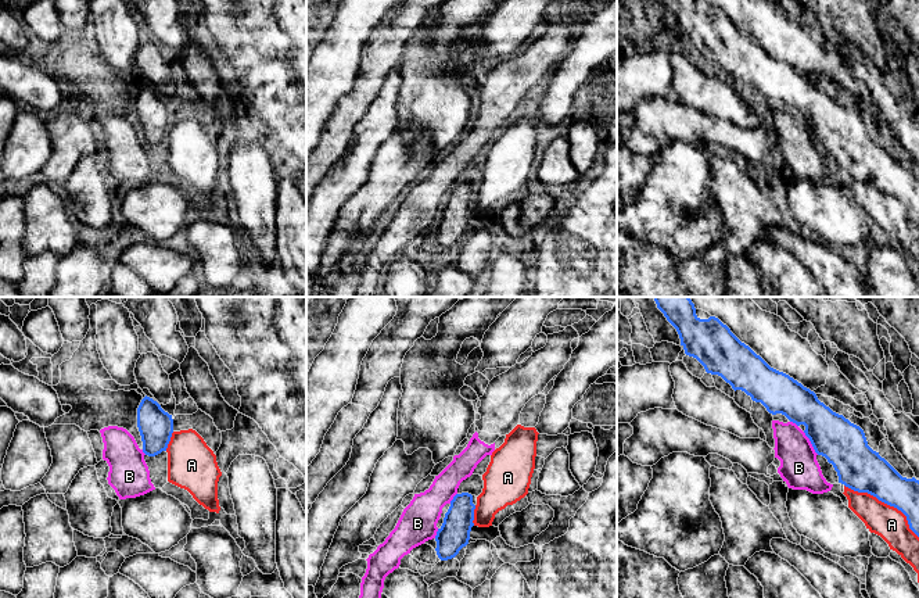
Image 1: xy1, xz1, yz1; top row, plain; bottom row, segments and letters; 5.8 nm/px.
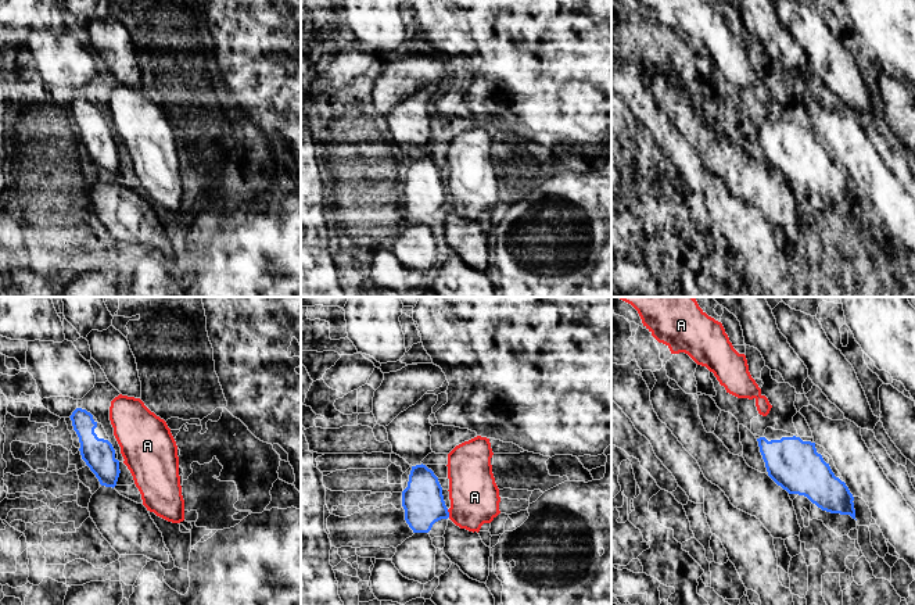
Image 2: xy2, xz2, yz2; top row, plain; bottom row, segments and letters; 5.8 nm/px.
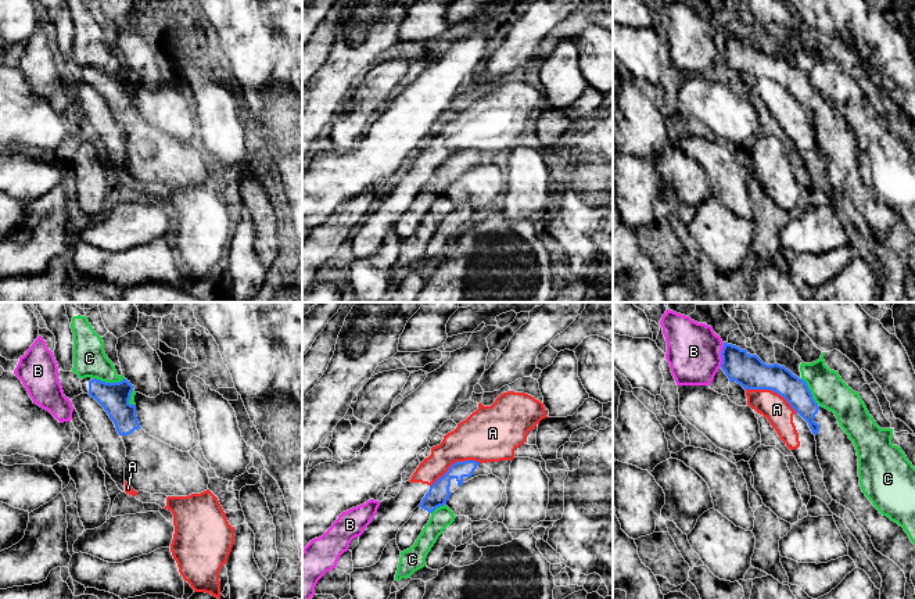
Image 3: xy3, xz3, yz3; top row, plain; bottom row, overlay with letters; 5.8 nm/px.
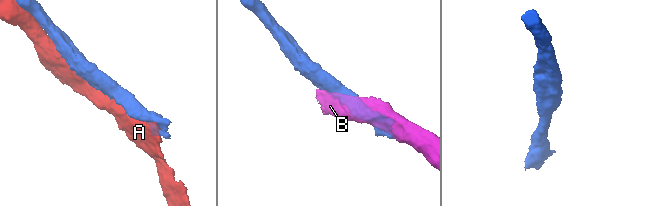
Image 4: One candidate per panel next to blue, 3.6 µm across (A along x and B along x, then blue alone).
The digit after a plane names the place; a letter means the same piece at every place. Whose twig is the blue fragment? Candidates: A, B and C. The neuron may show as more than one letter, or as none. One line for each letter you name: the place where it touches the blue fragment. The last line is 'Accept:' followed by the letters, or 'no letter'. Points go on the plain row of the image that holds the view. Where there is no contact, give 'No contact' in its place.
Accept: no letter

